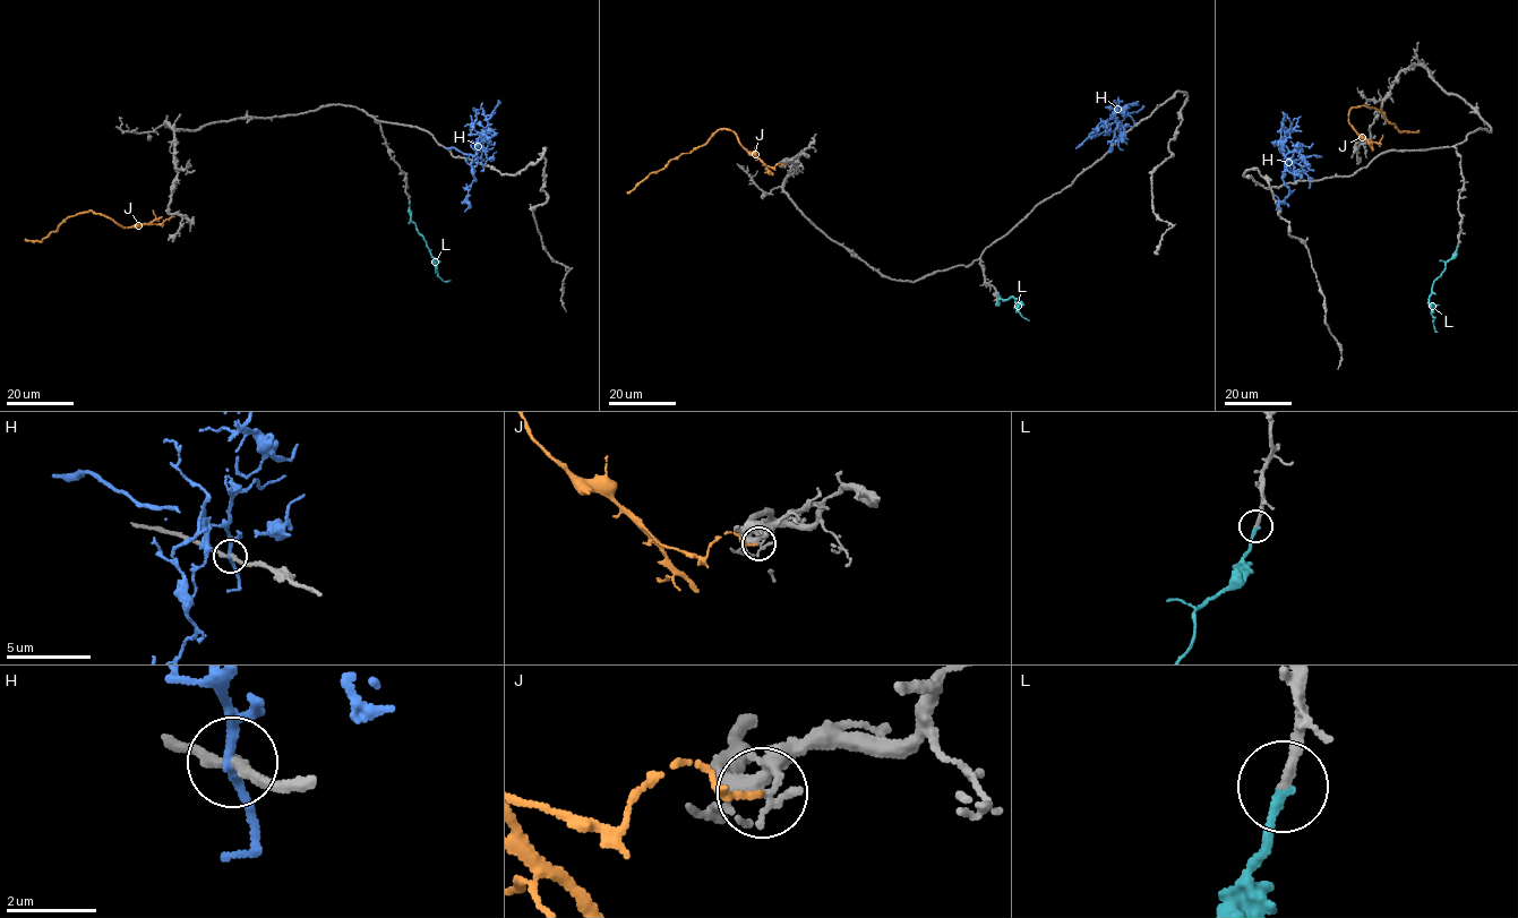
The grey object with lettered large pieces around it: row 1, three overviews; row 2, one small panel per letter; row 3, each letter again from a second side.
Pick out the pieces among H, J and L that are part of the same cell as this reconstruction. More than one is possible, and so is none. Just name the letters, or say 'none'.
L

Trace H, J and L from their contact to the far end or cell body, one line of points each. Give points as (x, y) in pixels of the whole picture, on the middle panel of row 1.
H: (1111, 148), (1116, 119), (1105, 121), (1105, 129), (1098, 135), (1094, 131), (1097, 129), (1092, 129)
J: (785, 165), (765, 165), (740, 144), (734, 131), (720, 128), (704, 144), (670, 160), (627, 192)
L: (997, 303), (1001, 299), (1017, 299), (1020, 302), (1018, 312), (1029, 320)

